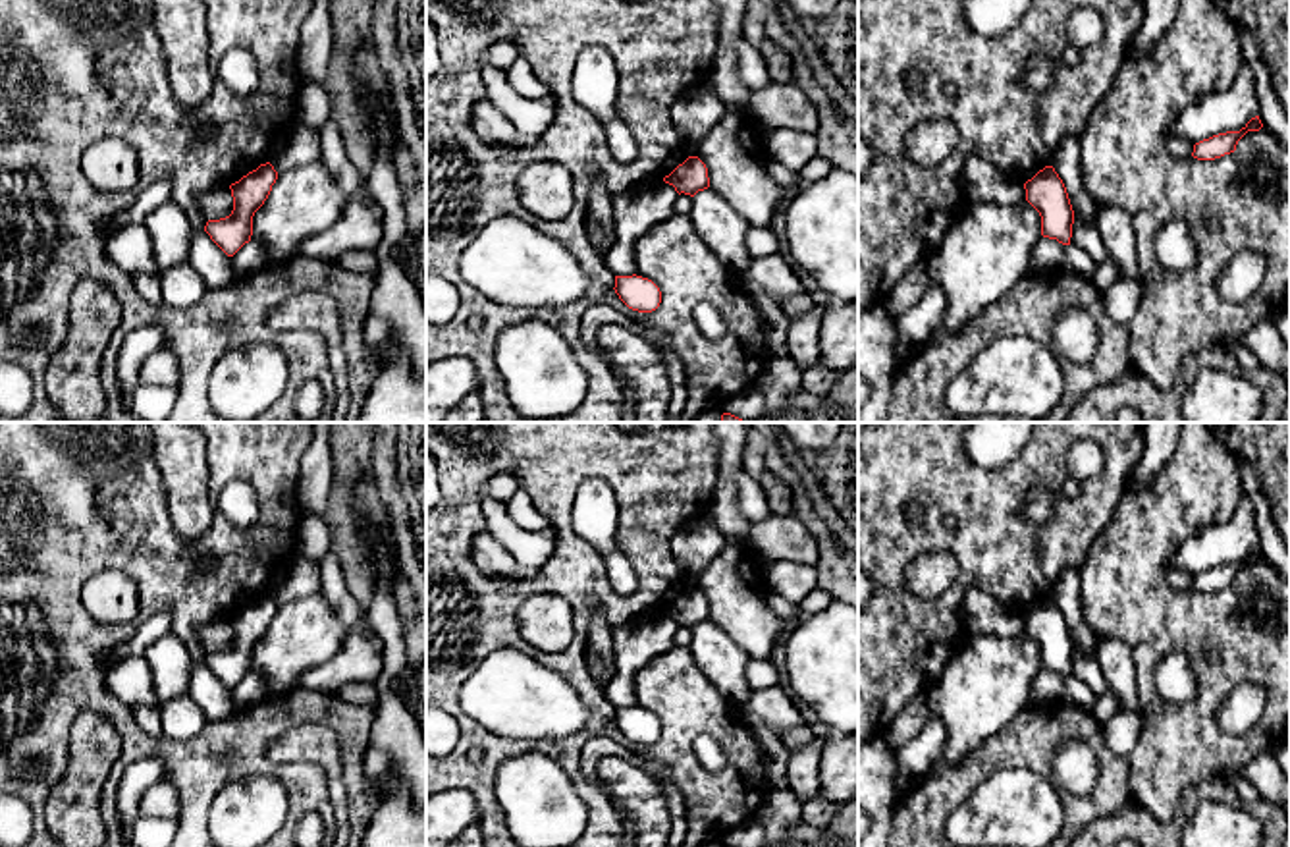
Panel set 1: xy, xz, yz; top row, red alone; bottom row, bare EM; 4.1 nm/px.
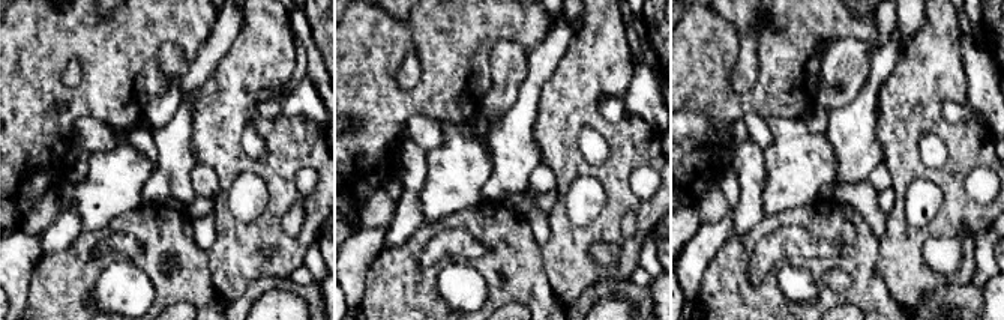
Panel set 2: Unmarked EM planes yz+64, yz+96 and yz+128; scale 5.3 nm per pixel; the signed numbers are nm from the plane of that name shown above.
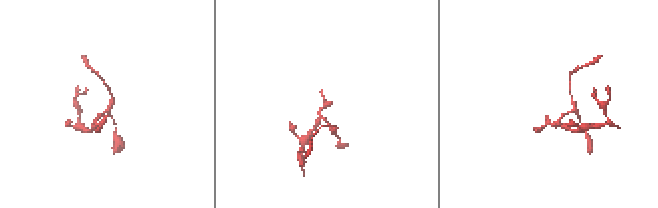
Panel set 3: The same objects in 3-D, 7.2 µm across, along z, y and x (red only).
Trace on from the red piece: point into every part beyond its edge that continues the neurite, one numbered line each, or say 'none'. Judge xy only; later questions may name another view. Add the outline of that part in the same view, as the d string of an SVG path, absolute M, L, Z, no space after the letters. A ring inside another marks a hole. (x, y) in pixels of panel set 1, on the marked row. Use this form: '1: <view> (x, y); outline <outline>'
none

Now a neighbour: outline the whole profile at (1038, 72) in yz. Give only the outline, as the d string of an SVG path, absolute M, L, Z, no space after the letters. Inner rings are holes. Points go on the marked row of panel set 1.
M1035 56L1032 58L1022 73L1022 83L1028 91L1043 91L1049 87L1051 79L1053 79L1053 68L1055 62Z

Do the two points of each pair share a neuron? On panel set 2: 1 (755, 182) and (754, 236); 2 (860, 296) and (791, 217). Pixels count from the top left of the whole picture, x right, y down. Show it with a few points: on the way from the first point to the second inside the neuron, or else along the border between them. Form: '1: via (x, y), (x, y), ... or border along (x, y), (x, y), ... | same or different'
1: border along (764, 217), (752, 229), (728, 239) | different
2: via (856, 274), (811, 238) | same

